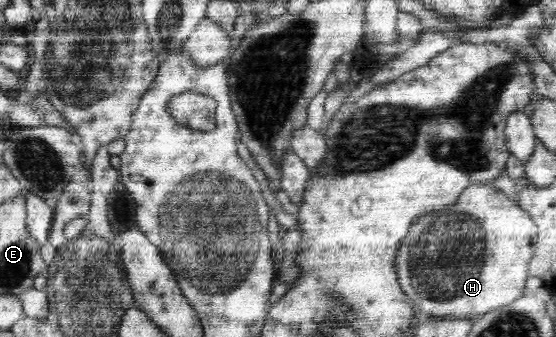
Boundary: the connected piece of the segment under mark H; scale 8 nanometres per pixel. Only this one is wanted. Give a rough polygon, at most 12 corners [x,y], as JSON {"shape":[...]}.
{"shape":[[493,183],[414,219],[394,272],[423,318],[520,298],[538,227]]}

